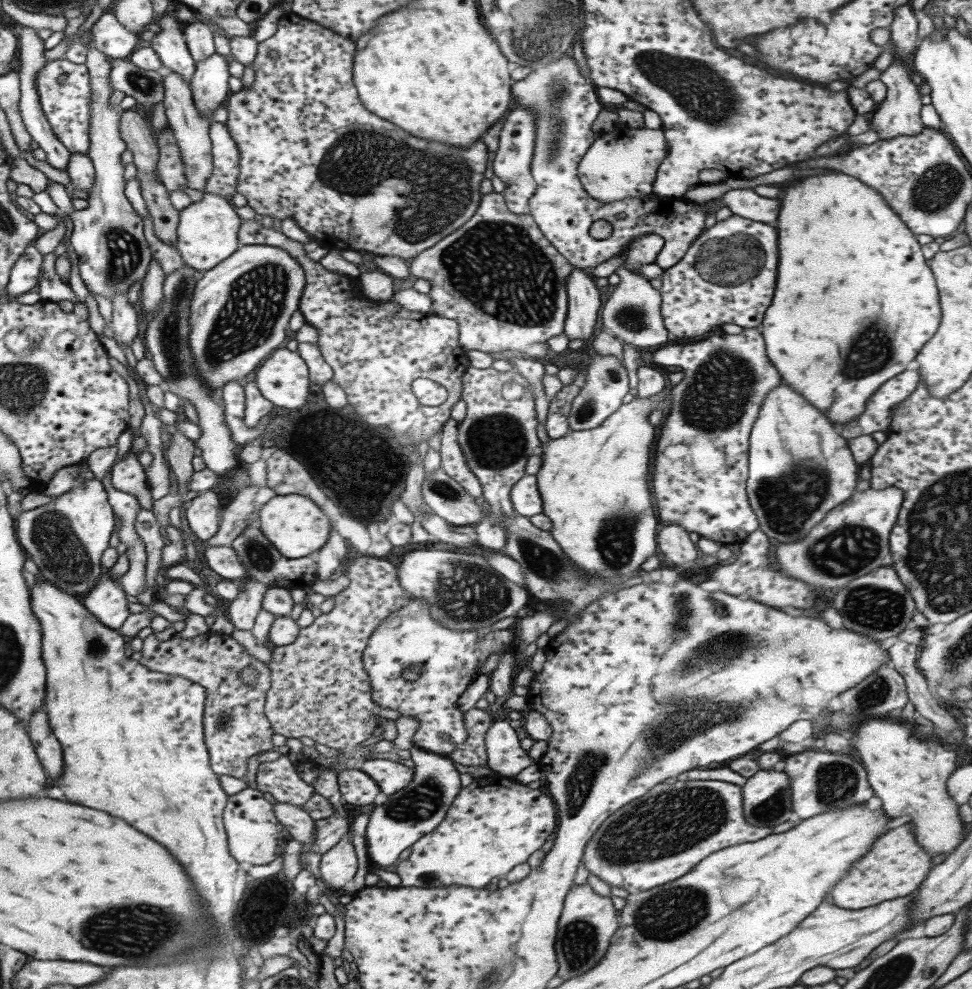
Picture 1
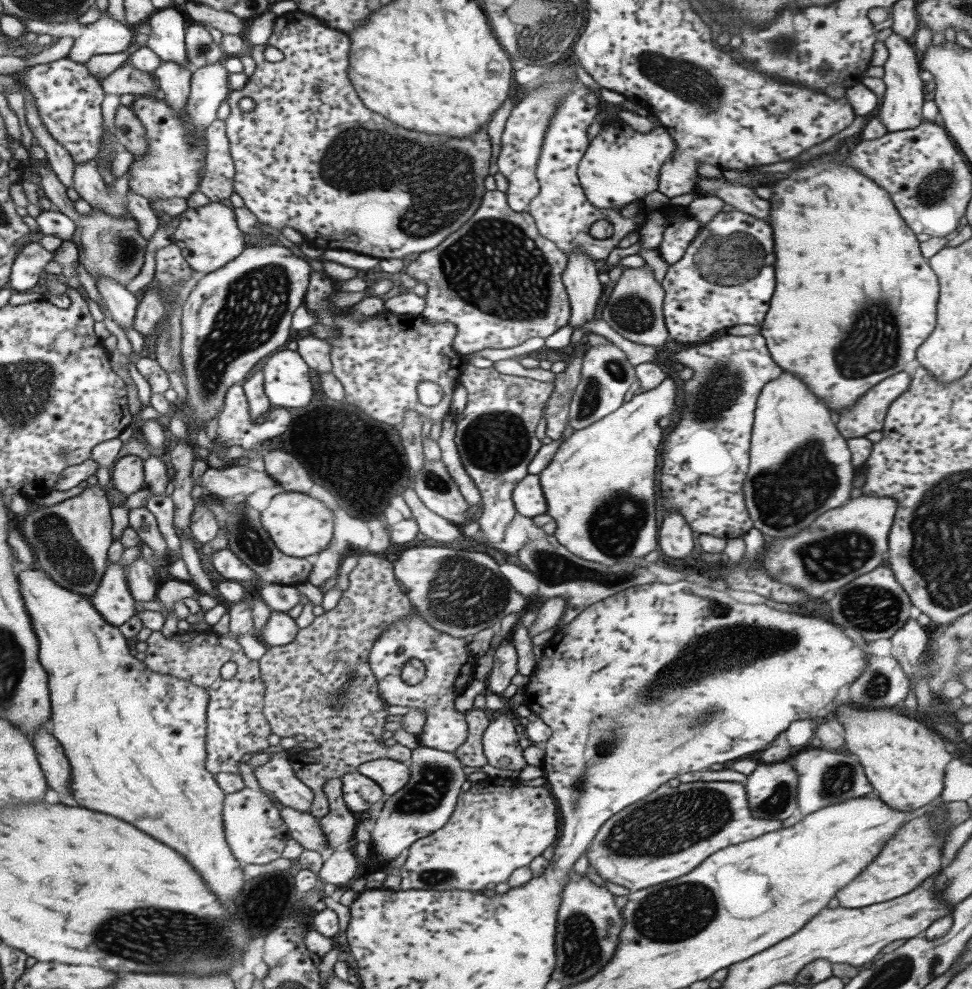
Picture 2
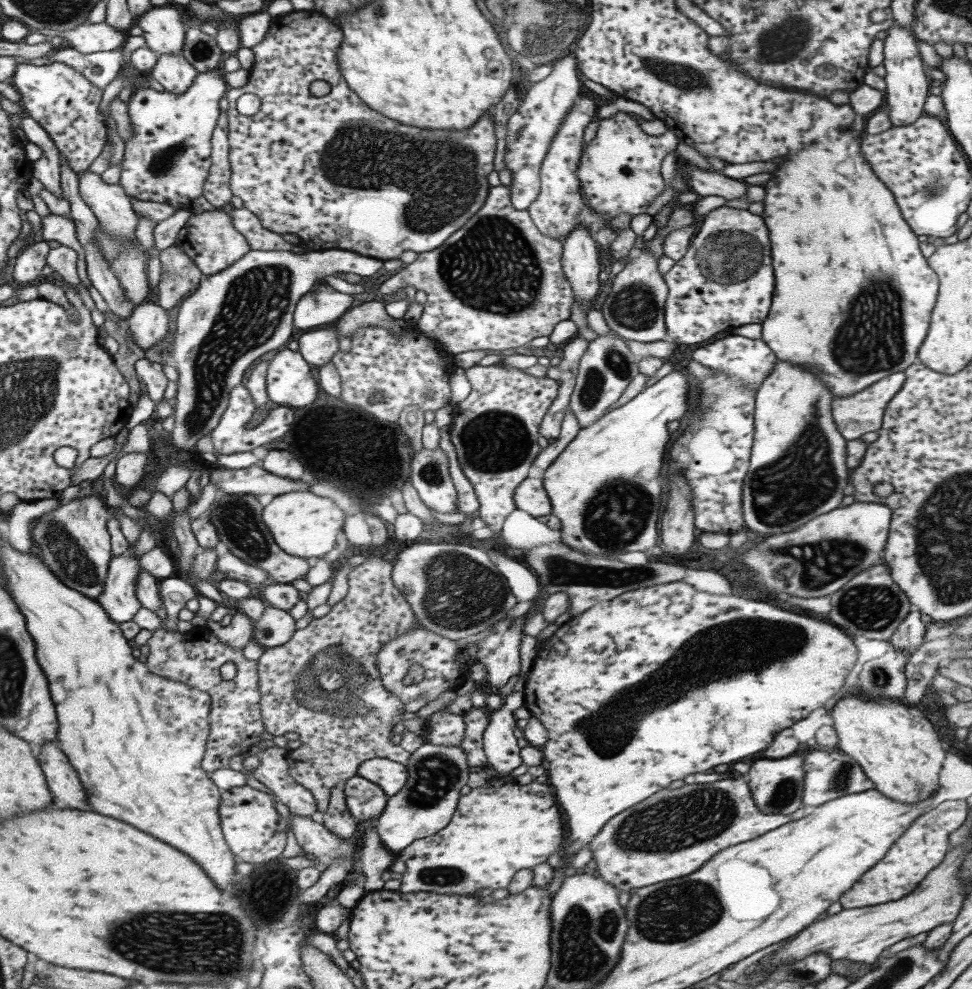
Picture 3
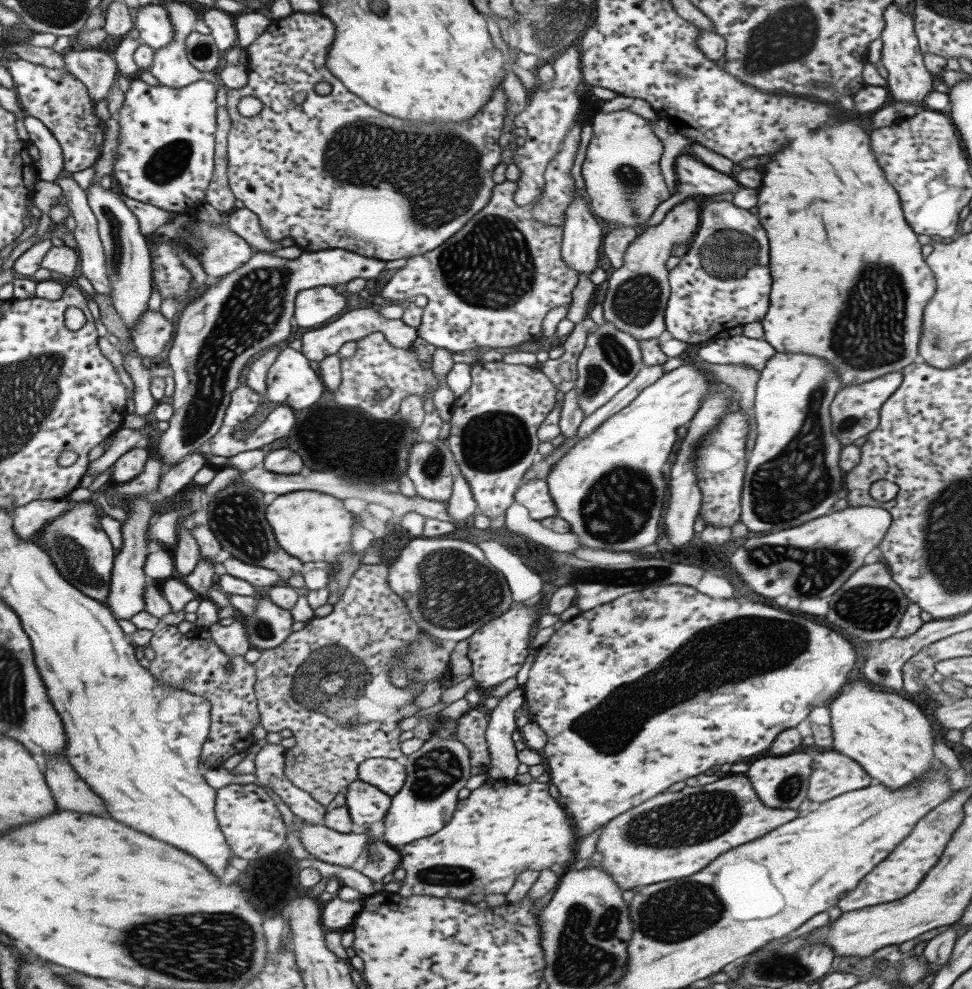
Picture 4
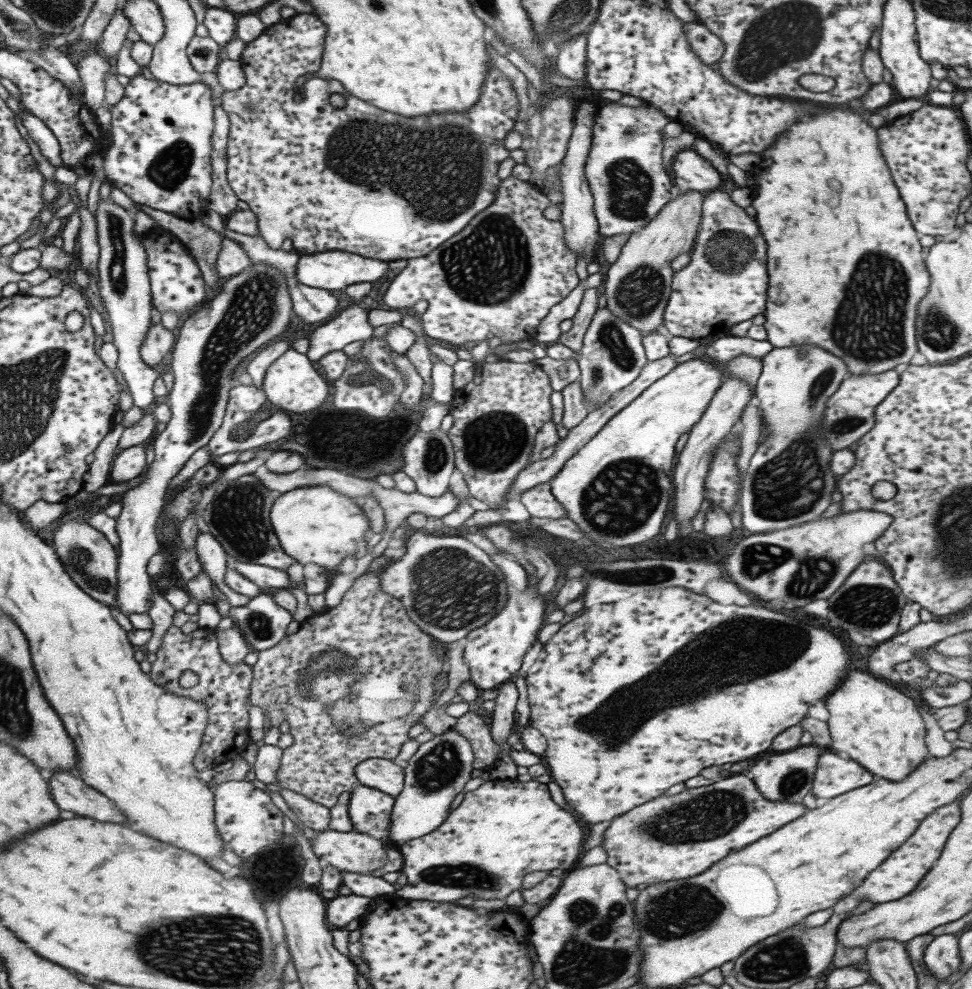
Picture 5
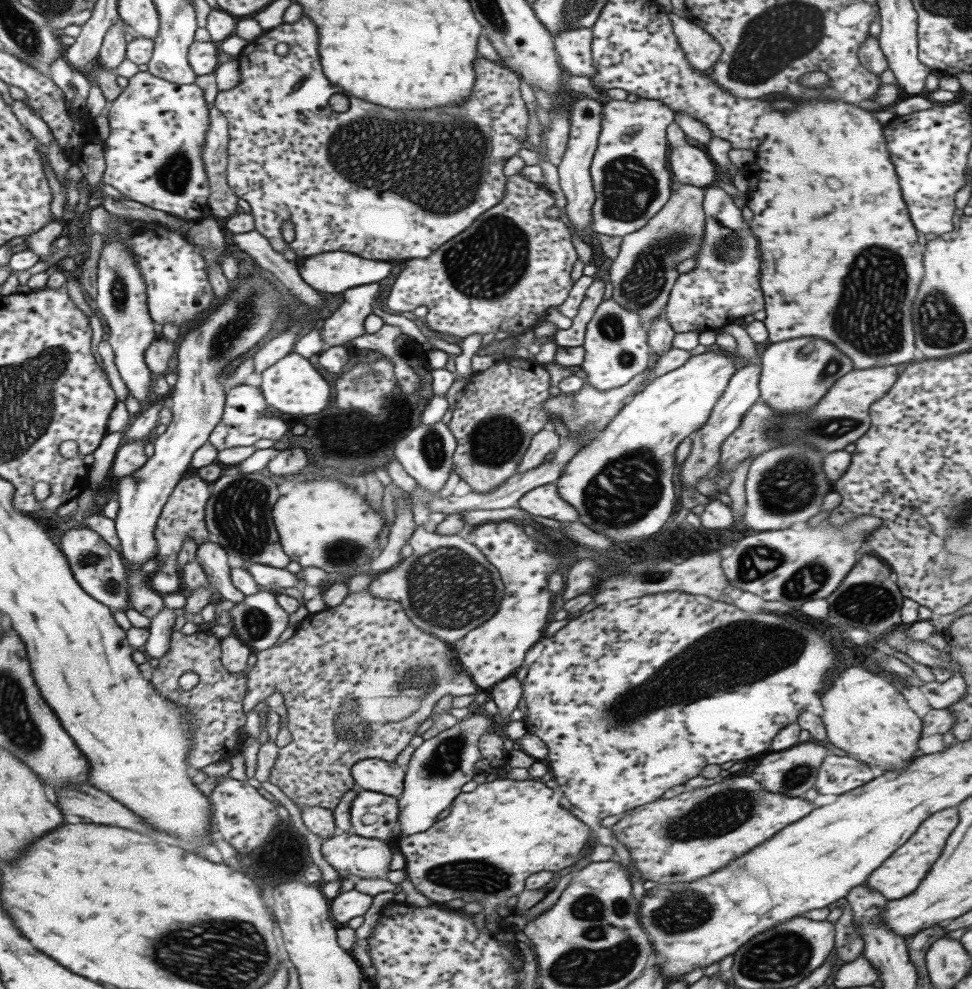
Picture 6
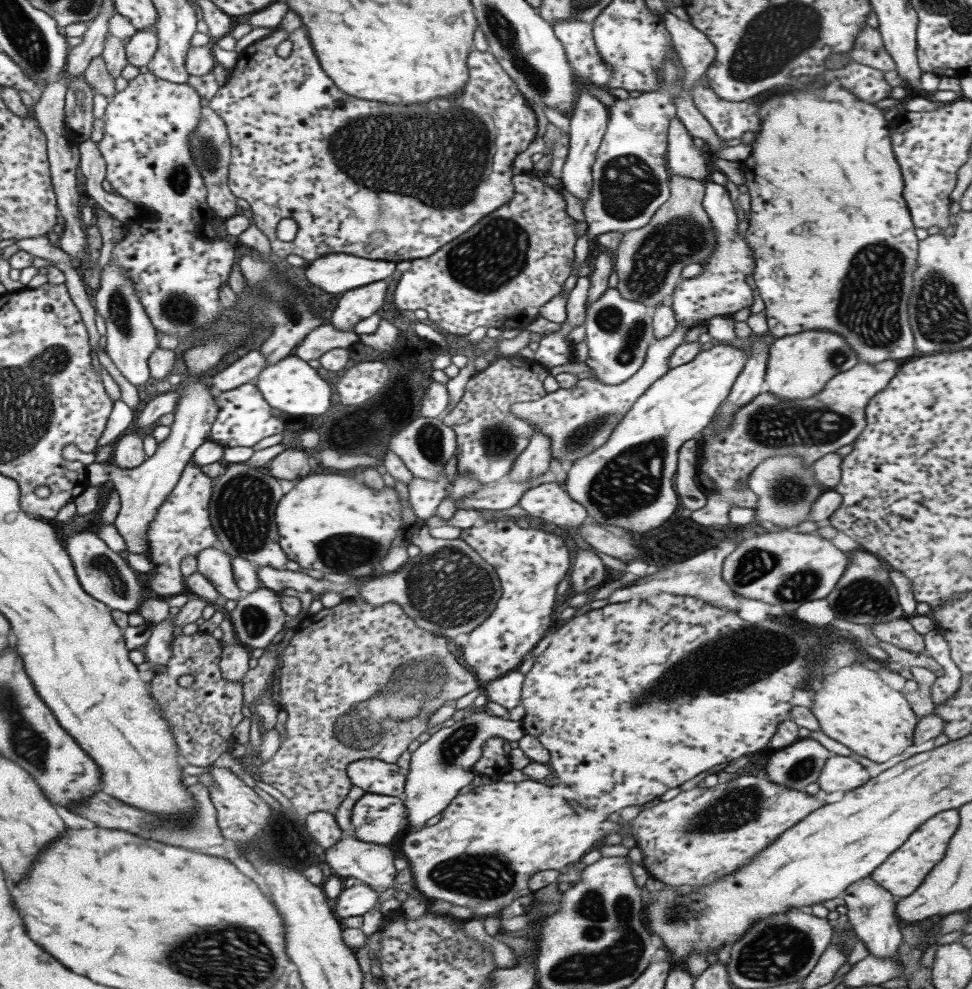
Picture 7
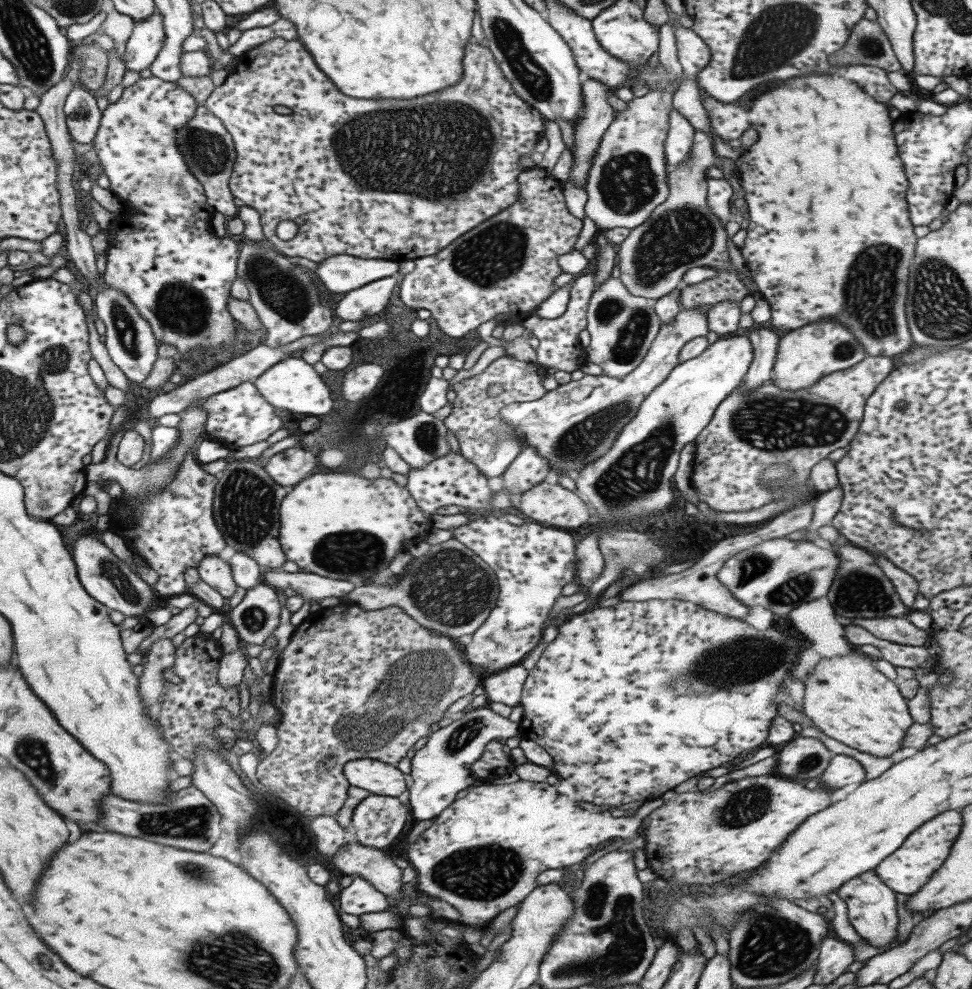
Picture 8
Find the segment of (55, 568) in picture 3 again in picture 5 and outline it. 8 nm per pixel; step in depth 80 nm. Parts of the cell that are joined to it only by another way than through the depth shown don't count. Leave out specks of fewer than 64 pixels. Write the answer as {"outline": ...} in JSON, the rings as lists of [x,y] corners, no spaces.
{"outline":[[[80,512],[77,518],[68,520],[63,523],[54,532],[53,542],[57,549],[57,554],[60,554],[60,559],[64,562],[65,570],[76,579],[77,584],[84,590],[88,591],[93,598],[104,602],[106,605],[115,607],[118,604],[118,584],[119,584],[119,565],[120,553],[118,548],[101,532],[97,530],[91,523],[84,521],[80,517]]]}

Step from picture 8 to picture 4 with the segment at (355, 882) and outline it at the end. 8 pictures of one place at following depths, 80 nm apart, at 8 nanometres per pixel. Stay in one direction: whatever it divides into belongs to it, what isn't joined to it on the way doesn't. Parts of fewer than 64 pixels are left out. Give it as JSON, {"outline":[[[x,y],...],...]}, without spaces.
{"outline":[[[335,897],[323,906],[320,912],[320,921],[323,929],[335,930],[352,924],[354,917],[362,907],[363,899],[341,900]]]}

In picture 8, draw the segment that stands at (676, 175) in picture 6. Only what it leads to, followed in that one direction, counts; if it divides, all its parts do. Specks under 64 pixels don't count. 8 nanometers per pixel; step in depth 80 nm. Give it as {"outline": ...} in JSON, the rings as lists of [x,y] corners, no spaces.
{"outline":[[[675,109],[669,111],[664,140],[664,159],[668,169],[681,164],[688,157],[694,131],[682,114]]]}

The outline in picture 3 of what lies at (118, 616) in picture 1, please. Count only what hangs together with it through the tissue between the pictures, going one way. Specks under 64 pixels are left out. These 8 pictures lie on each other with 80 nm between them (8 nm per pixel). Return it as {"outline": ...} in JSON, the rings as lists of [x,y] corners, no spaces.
{"outline":[[[133,545],[121,556],[116,556],[109,567],[105,590],[97,599],[119,624],[133,622],[136,614],[142,609],[137,596],[140,580],[140,557],[135,556]]]}

